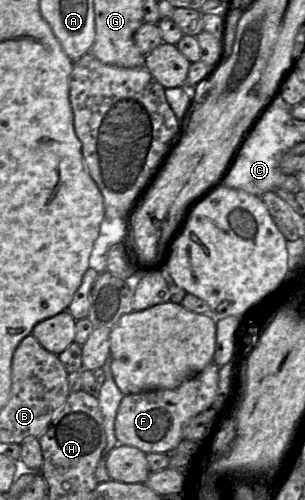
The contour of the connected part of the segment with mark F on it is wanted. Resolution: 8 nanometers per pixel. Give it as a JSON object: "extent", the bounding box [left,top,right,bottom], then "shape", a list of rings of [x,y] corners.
{"extent":[115,362,219,453],"shape":[[[214,362],[185,380],[175,389],[149,390],[124,395],[115,418],[115,436],[119,443],[147,453],[168,453],[183,440],[183,426],[191,418],[211,407],[218,391],[219,369]]]}

